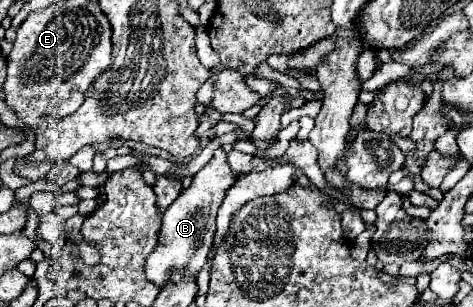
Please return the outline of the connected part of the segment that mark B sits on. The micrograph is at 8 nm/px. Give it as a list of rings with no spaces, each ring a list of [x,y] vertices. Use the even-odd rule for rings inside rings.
[[[216,149],[214,151],[214,157],[210,159],[210,163],[206,167],[202,167],[194,177],[192,177],[192,185],[188,189],[182,189],[182,193],[178,195],[178,199],[168,207],[168,211],[164,213],[164,219],[162,219],[162,227],[158,231],[158,241],[156,241],[156,247],[154,251],[146,257],[146,265],[144,265],[144,273],[146,273],[146,279],[152,281],[156,287],[166,287],[170,283],[170,277],[174,273],[182,273],[184,277],[194,277],[202,271],[204,263],[206,263],[206,257],[208,257],[208,251],[212,247],[212,235],[216,231],[216,211],[218,207],[222,205],[222,199],[226,195],[226,191],[234,185],[236,177],[232,173],[232,169],[228,167],[226,163],[226,153],[222,149]]]

